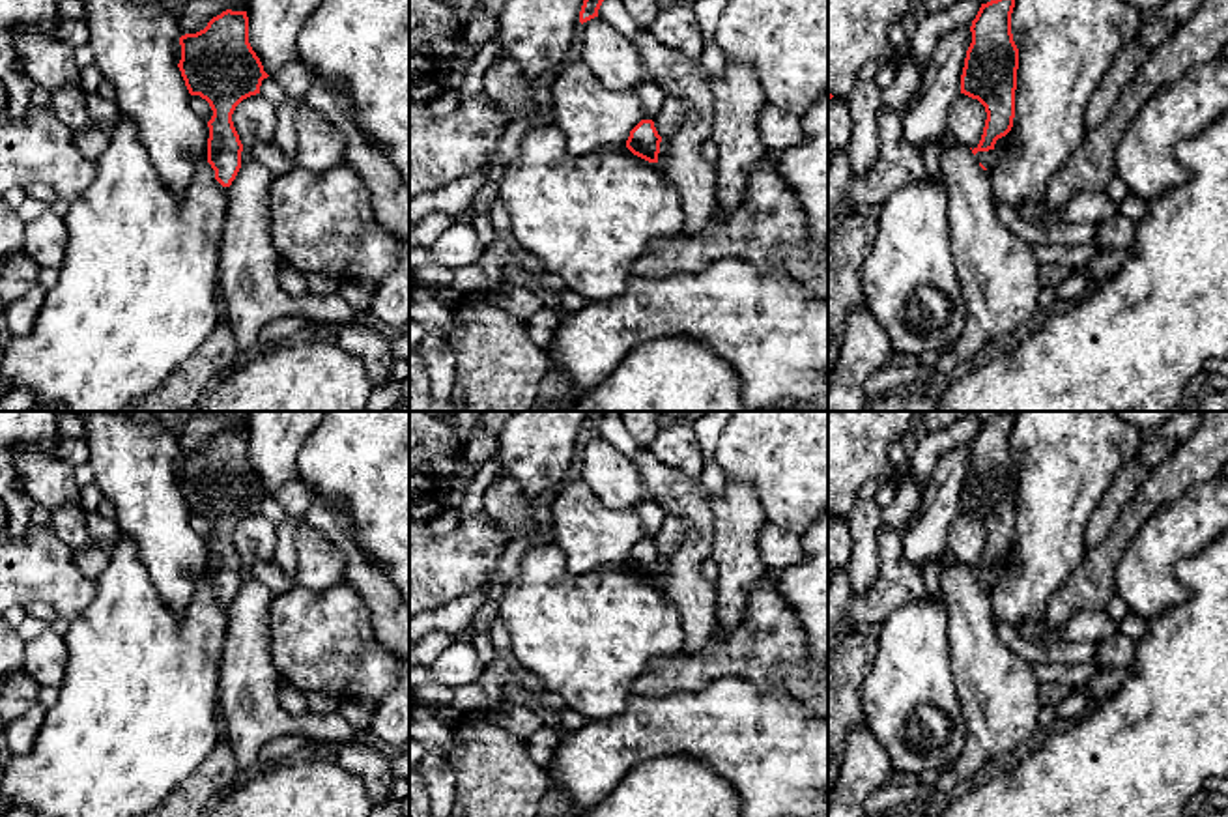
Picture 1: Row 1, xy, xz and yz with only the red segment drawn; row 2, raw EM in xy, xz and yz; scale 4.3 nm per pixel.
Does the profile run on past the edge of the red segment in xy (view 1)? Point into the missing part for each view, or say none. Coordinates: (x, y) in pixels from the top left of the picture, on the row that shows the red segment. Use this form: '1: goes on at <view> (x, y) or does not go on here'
1: does not go on here

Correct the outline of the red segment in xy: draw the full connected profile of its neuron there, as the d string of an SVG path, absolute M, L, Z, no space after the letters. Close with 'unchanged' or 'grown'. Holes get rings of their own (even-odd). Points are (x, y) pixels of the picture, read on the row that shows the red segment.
M226 9L196 34L179 37L178 64L191 95L206 99L213 110L207 122L207 163L215 179L230 187L241 168L243 144L234 127L236 107L260 93L269 75L249 43L247 11Z | unchanged

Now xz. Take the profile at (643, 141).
M641 120L632 131L626 140L626 148L649 161L658 163L662 136L658 135L652 120Z | unchanged

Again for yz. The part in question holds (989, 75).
M1015 0L981 4L970 26L972 43L964 58L961 93L978 99L987 112L974 155L994 150L996 140L1013 127L1019 69L1019 49L1011 34L1013 7Z | unchanged

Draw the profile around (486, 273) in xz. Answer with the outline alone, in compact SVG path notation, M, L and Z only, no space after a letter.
M493 234L475 264L454 269L452 288L462 294L493 290L503 282L503 269L512 262L525 271L546 273L538 258L523 249L512 249L508 241Z

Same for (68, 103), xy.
M62 86L50 92L52 114L71 131L88 131L93 122L86 112L86 93L80 86Z

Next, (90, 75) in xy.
M90 64L80 69L80 82L82 82L84 93L95 93L103 80L105 80L105 75L97 67L97 64Z

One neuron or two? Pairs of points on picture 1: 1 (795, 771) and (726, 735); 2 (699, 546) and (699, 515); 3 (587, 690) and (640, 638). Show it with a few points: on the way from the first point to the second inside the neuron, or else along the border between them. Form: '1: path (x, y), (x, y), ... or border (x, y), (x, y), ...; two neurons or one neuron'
1: path (778, 756), (761, 741), (742, 737); one neuron
2: path (699, 539), (699, 522); one neuron
3: path (600, 677), (627, 651); one neuron

